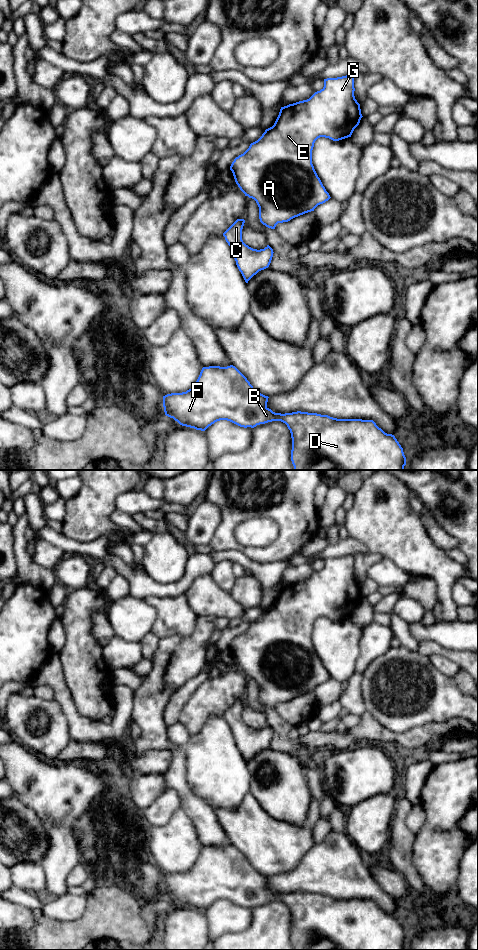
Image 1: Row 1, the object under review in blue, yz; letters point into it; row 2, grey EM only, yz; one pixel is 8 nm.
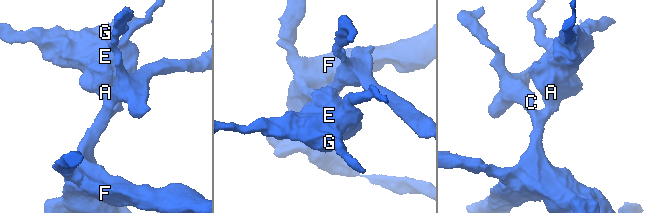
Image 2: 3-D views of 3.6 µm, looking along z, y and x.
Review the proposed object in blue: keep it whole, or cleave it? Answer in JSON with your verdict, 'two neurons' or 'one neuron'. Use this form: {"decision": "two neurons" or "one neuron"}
{"decision": "one neuron"}

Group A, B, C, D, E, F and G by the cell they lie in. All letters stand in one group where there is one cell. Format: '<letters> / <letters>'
A B C D E F G

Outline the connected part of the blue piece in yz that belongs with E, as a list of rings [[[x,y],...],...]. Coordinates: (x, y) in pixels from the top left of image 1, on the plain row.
[[[353,556],[324,559],[324,567],[309,579],[281,587],[274,605],[266,609],[257,621],[251,623],[249,628],[232,642],[230,650],[236,664],[245,676],[256,681],[260,702],[266,707],[275,709],[278,703],[288,702],[295,697],[314,691],[318,685],[331,678],[312,644],[312,630],[315,621],[320,617],[333,621],[351,617],[363,597],[354,571]]]

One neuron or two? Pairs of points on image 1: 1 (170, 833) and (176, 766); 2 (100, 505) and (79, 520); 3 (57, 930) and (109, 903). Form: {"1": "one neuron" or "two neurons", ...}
{"1": "two neurons", "2": "one neuron", "3": "one neuron"}

